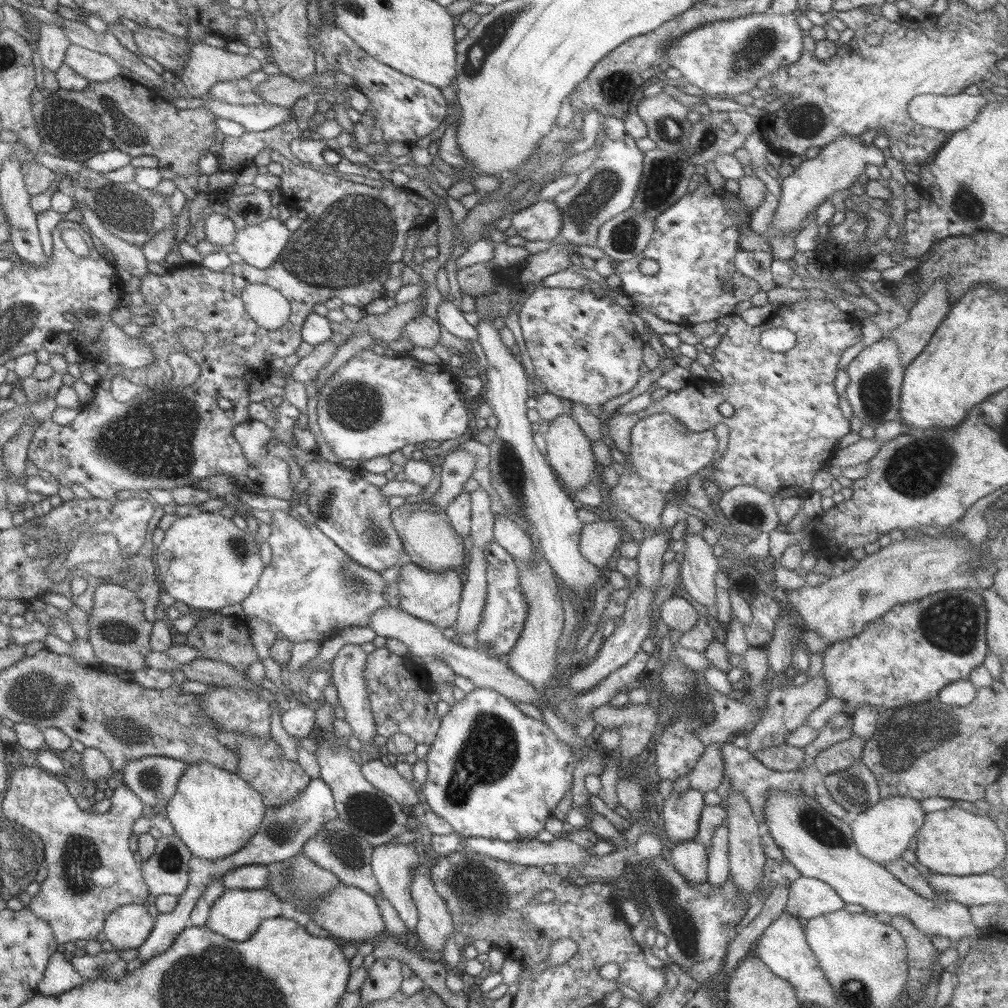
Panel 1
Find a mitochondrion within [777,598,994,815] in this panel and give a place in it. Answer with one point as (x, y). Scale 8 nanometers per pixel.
(905, 735)

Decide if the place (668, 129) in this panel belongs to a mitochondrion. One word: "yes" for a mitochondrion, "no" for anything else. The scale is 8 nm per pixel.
yes

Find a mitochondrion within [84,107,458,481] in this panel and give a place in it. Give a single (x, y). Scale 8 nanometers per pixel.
(344, 249)

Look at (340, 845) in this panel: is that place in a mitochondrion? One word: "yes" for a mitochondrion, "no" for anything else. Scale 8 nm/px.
yes

